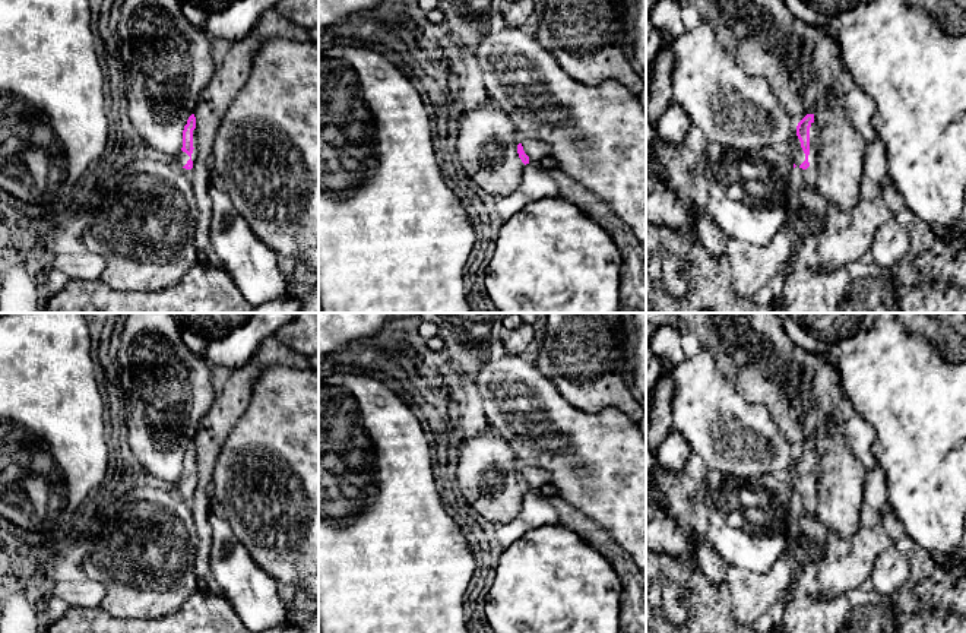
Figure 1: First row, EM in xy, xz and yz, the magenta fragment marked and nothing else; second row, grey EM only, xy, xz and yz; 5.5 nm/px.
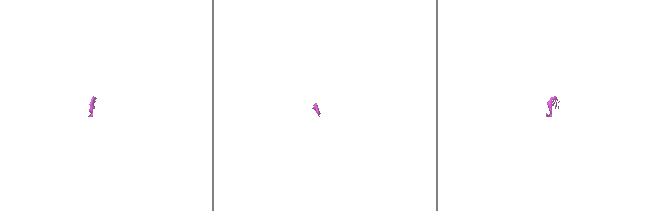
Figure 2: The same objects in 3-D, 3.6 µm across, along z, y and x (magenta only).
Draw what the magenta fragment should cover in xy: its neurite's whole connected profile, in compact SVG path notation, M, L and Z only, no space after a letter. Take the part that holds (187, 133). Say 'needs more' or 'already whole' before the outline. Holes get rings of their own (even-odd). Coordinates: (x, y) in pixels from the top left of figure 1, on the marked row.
needs more; M191 114L187 120L187 124L183 130L183 148L181 152L174 158L174 164L181 173L187 177L187 180L193 181L193 167L197 162L197 137L196 137L196 117Z

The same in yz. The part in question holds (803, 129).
needs more; M807 114L796 126L796 133L791 137L786 146L794 168L789 177L789 184L796 186L801 181L815 184L817 161L818 161L820 139L814 124L814 114Z

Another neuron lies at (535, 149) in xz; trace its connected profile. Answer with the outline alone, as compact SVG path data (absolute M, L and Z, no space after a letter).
M523 139L522 146L525 153L532 161L541 161L542 158L547 158L551 155L551 146L545 143L544 140L535 140L535 139Z

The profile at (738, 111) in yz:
M707 23L685 31L672 45L671 102L678 104L709 143L725 149L786 149L798 121L779 104L767 80L750 76L723 50Z

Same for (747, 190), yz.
M707 143L706 152L707 158L700 161L700 173L715 224L726 237L754 246L767 244L786 224L786 193L794 168L788 149L737 151Z

